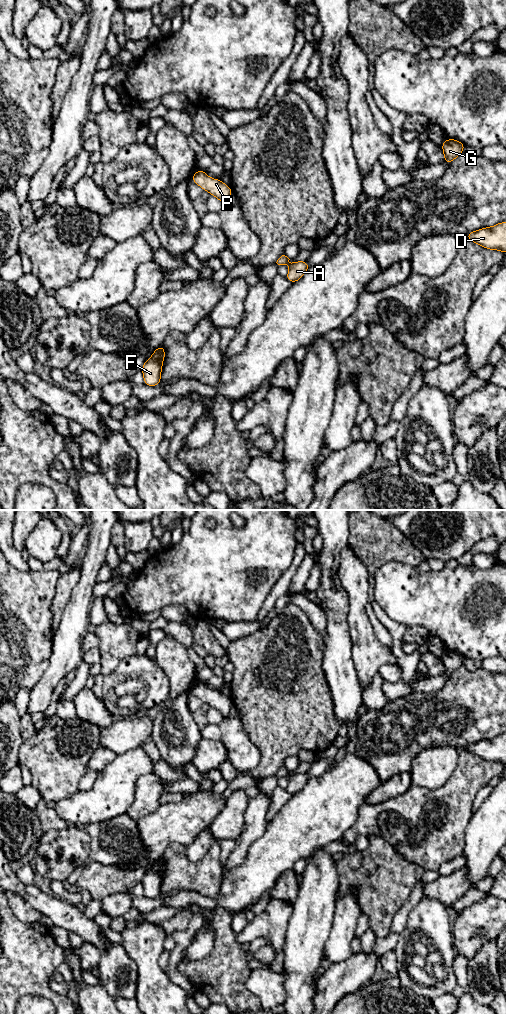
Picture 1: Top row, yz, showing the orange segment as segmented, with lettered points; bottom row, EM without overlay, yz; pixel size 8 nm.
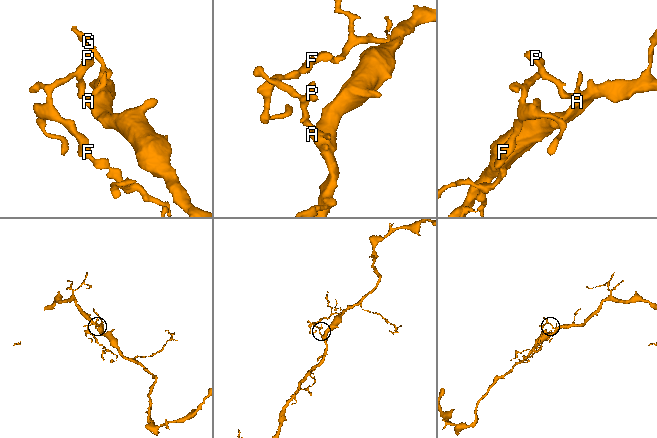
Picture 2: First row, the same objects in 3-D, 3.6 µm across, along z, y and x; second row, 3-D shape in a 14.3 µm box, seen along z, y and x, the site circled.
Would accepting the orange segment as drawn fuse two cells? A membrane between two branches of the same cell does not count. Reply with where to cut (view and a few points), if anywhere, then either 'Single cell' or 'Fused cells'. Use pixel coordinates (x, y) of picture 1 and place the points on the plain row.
No split. Single cell

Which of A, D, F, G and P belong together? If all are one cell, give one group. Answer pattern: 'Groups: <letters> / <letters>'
Groups: A D F G P

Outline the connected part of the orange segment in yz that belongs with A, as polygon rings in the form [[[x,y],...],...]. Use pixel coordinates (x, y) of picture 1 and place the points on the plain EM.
[[[307,773],[293,774],[289,777],[289,783],[286,791],[291,795],[295,795],[303,789],[308,781],[309,776],[307,775]]]

